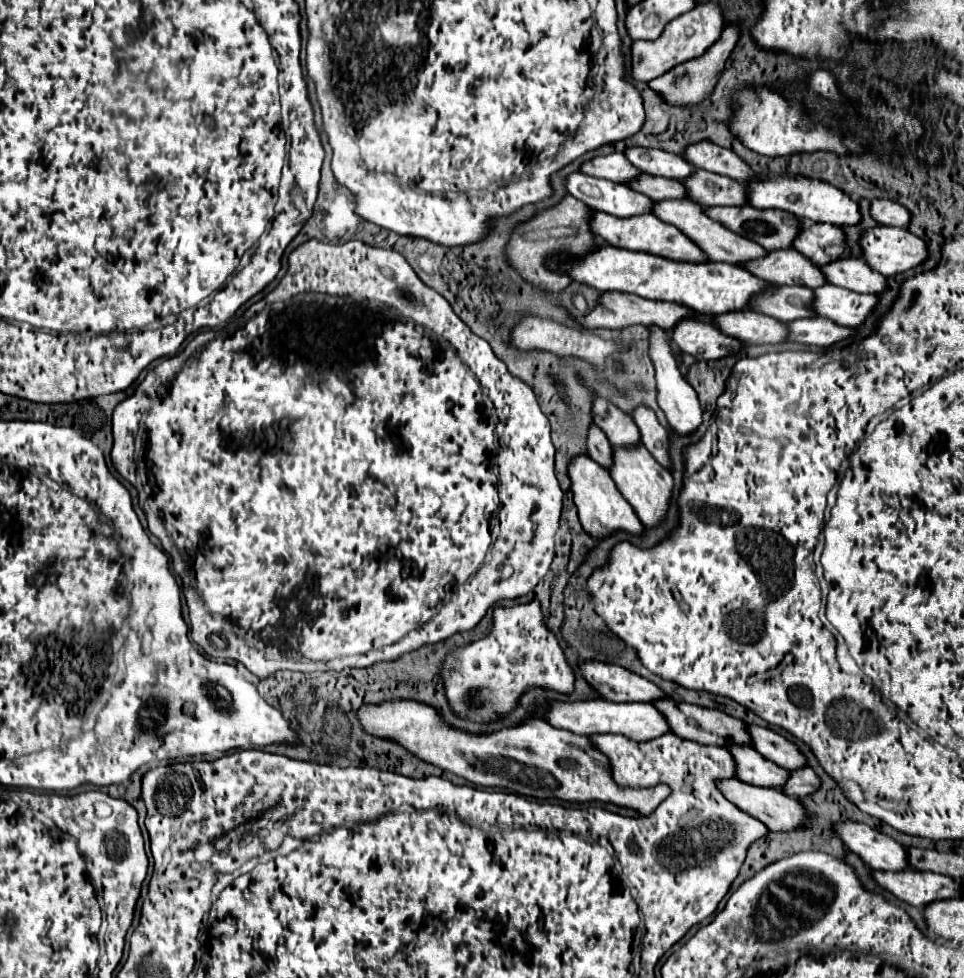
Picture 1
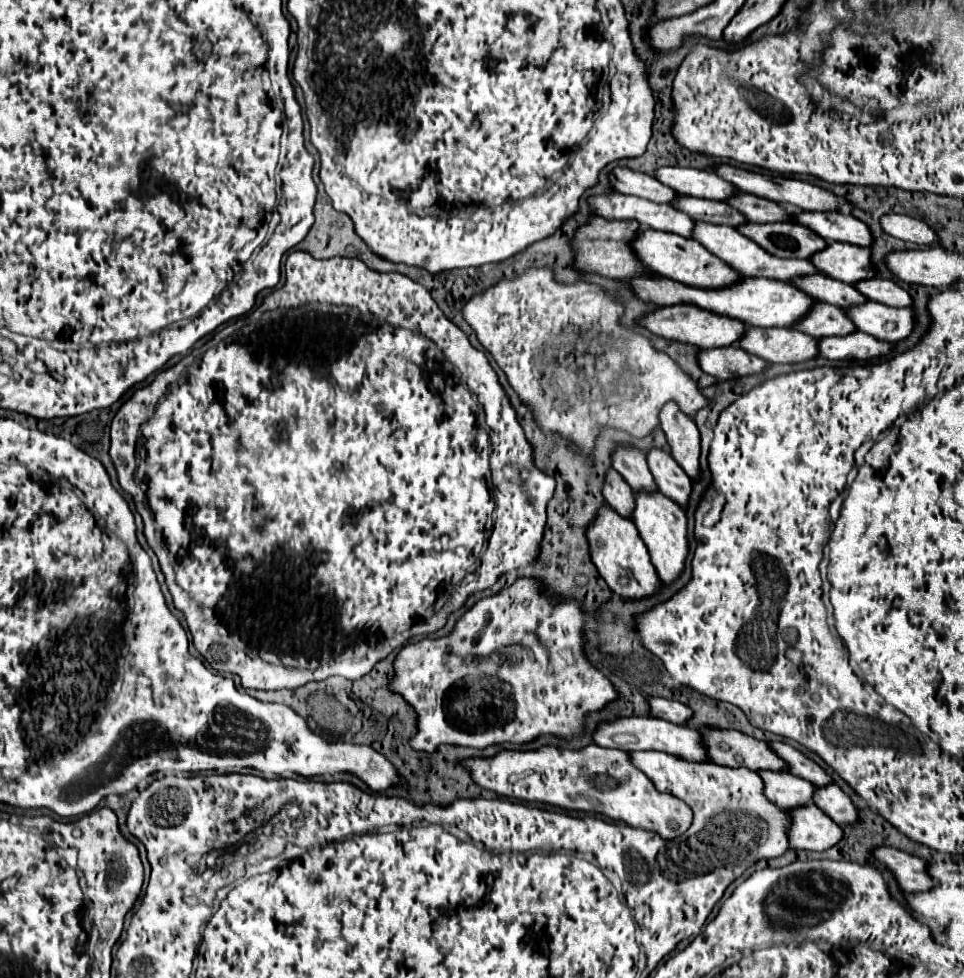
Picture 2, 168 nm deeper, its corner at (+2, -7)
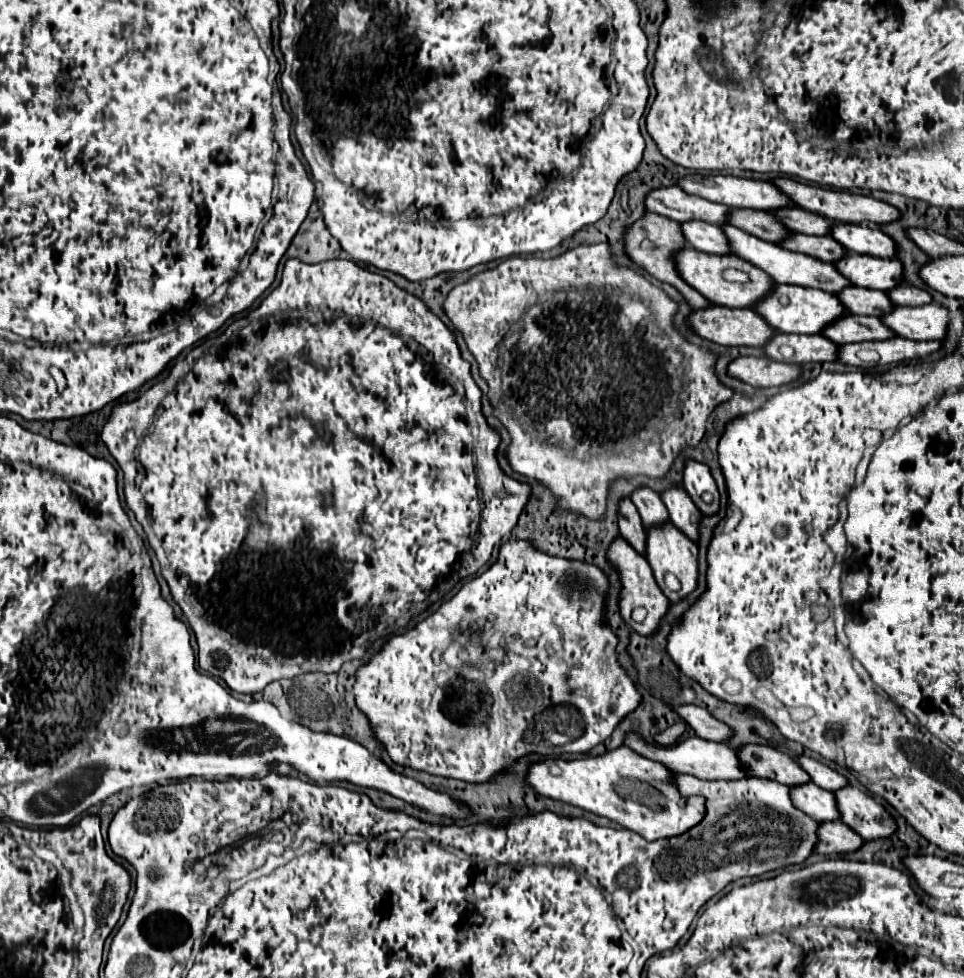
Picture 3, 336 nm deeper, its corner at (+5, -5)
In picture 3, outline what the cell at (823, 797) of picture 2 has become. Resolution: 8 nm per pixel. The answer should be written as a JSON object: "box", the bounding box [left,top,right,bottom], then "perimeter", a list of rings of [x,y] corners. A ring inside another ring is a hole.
{"box":[834,785,896,839],"perimeter":[[[846,785],[834,795],[836,807],[840,811],[840,821],[854,829],[862,839],[890,837],[896,831],[894,819],[878,801],[868,797],[864,791]]]}

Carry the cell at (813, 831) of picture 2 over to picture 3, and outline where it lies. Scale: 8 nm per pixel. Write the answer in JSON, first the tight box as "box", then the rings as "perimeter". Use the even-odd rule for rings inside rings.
{"box":[814,821,862,855],"perimeter":[[[824,821],[818,825],[818,843],[814,845],[814,851],[822,855],[848,853],[856,851],[862,843],[862,837],[856,835],[842,821]]]}

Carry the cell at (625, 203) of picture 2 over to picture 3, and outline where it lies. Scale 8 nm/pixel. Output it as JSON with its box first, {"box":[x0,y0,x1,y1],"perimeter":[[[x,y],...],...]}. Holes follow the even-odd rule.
{"box":[680,221,730,255],"perimeter":[[[684,221],[680,223],[684,241],[704,253],[714,253],[714,255],[726,255],[730,253],[728,239],[720,231],[720,227],[710,225],[706,221]]]}

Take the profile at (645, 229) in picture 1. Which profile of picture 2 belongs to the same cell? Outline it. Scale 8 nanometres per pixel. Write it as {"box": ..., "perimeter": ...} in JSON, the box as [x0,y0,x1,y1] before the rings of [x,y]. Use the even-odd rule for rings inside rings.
{"box":[633,231,743,289],"perimeter":[[[639,231],[637,239],[633,241],[633,249],[639,255],[639,259],[655,273],[685,283],[689,287],[707,287],[707,289],[719,289],[729,287],[729,283],[739,283],[743,279],[741,273],[737,273],[733,267],[723,263],[719,257],[709,253],[701,243],[695,239],[681,239],[681,235],[669,235],[663,231]]]}

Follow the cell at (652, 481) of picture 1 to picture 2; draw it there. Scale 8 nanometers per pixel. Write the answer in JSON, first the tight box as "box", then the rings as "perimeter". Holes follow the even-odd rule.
{"box":[633,491,689,585],"perimeter":[[[655,491],[653,495],[641,495],[641,497],[635,495],[635,499],[637,499],[637,507],[633,511],[633,519],[635,519],[633,523],[635,523],[643,543],[647,545],[647,551],[651,555],[651,563],[655,565],[661,581],[665,585],[671,585],[683,573],[685,559],[689,553],[685,511],[681,507],[677,507],[677,503],[673,503],[671,499],[661,495],[659,491]]]}

